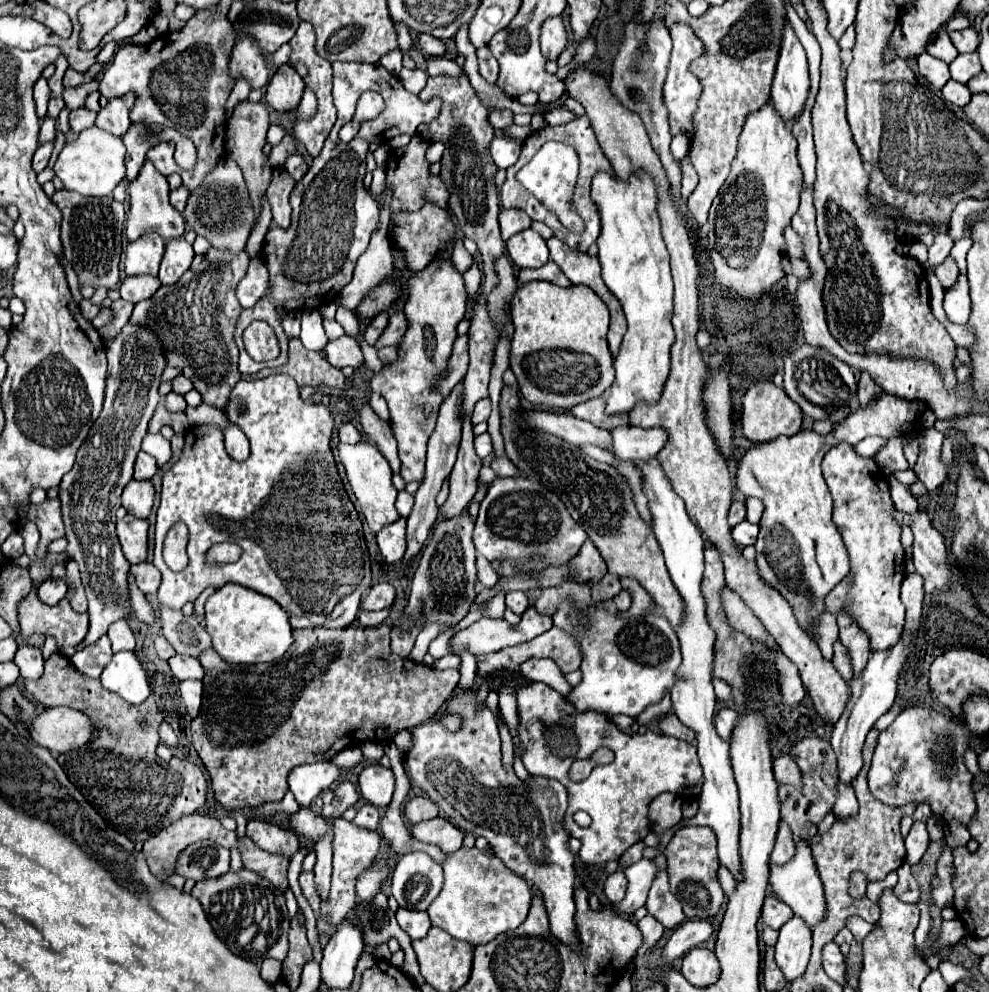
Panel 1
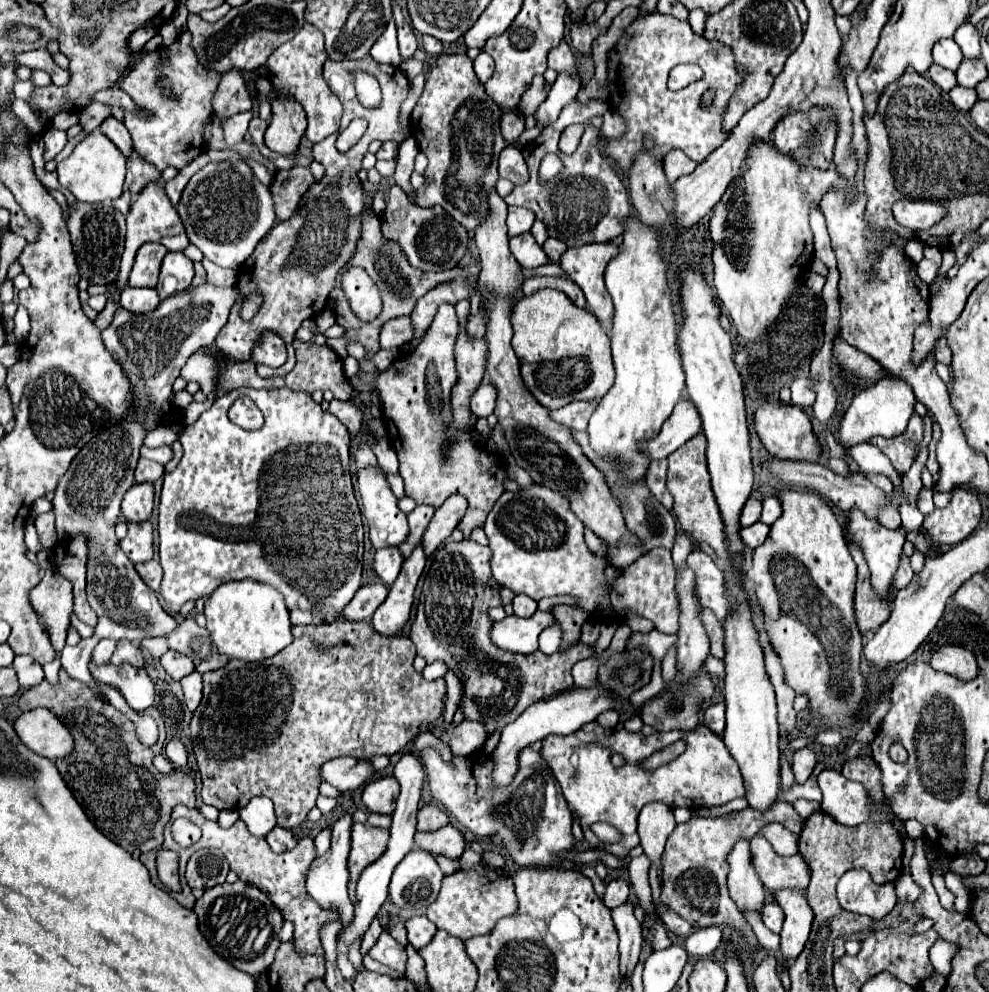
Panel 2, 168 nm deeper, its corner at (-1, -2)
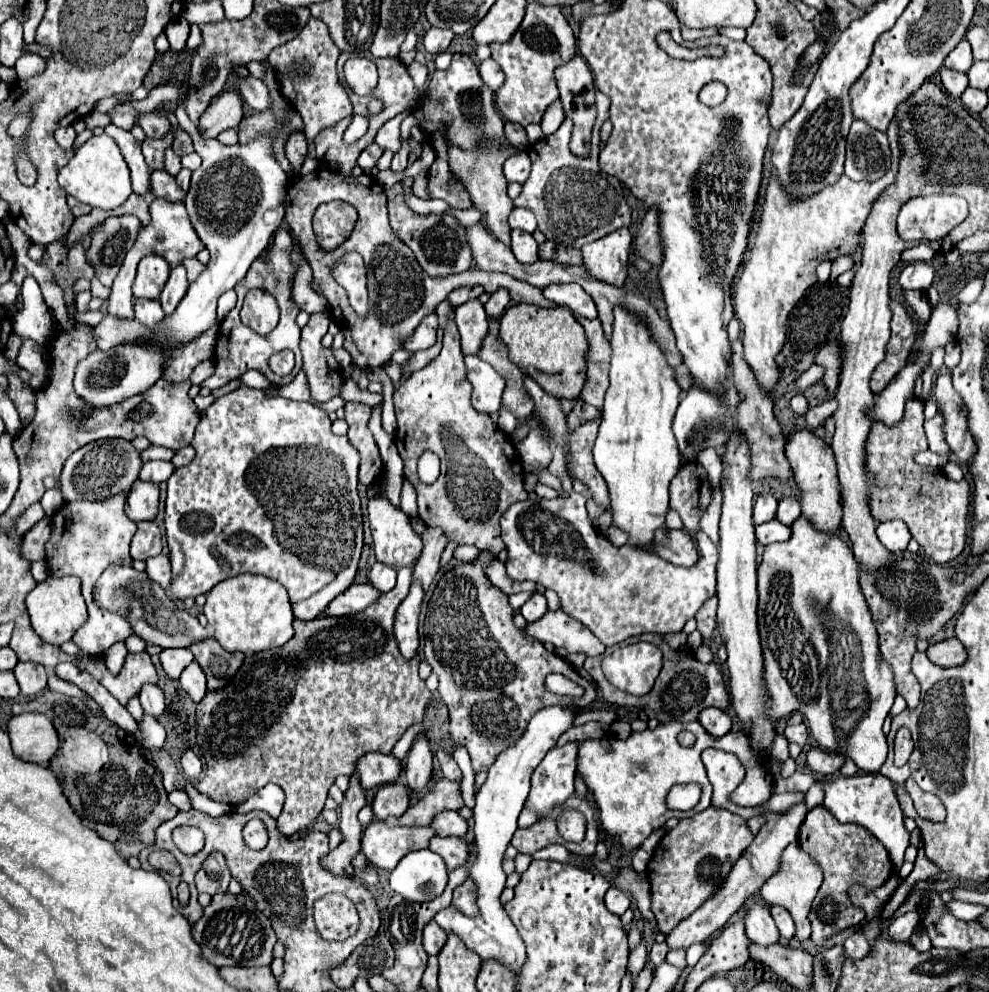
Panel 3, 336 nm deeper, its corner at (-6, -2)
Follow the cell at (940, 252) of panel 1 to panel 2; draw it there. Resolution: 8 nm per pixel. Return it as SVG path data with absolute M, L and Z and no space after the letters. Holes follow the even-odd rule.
M922 259L918 265L916 265L916 271L918 271L918 277L926 283L932 283L936 273L938 273L938 265L932 263L930 259Z

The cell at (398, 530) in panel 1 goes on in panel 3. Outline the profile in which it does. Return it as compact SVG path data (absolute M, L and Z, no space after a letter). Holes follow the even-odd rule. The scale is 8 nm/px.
M375 563L367 577L369 577L369 585L373 585L379 593L387 593L395 587L397 571L385 563Z

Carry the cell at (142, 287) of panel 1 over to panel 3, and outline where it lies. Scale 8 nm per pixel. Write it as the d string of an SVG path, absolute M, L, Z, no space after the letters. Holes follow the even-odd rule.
M137 299L135 301L135 319L139 323L143 323L145 327L153 329L163 317L163 309L161 309L161 303L159 301L151 301L151 299Z

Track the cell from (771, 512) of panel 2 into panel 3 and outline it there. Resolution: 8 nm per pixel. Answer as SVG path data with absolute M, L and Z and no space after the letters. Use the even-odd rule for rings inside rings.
M785 497L779 501L779 509L777 509L777 519L783 525L791 525L797 517L801 515L801 503L793 497Z

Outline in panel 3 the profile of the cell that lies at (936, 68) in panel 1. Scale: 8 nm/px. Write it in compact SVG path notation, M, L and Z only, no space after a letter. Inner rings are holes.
M947 67L941 69L941 83L945 87L945 91L953 97L959 99L963 95L963 91L967 89L967 75L959 73L959 71L949 71Z

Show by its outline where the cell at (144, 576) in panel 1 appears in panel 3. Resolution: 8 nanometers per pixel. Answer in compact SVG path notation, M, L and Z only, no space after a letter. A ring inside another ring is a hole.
M161 553L157 557L147 559L147 569L145 573L149 575L149 579L153 579L155 583L159 583L163 589L167 589L171 585L171 561L169 555Z

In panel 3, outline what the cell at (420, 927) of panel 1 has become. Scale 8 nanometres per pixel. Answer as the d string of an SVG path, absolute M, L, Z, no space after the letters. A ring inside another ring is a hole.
M429 921L423 929L423 947L425 947L425 951L429 955L439 955L445 941L447 941L447 933L441 927L437 927L435 921Z

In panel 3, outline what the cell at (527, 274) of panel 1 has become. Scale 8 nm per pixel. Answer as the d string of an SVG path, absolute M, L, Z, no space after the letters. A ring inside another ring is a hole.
M551 285L543 289L543 295L563 307L569 307L575 315L587 317L587 319L595 319L597 317L597 307L591 299L591 295L587 295L579 285Z

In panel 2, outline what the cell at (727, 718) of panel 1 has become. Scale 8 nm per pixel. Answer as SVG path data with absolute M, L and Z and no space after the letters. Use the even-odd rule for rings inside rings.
M720 701L720 703L714 703L714 705L710 705L708 709L706 709L706 713L704 713L704 725L712 731L712 733L716 733L716 735L722 735L722 731L724 731L724 711L726 711L726 707L724 707L724 703Z

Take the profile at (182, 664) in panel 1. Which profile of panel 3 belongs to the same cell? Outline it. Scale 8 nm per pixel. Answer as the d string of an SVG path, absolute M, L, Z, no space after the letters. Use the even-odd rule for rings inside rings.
M163 649L159 655L163 671L171 679L179 679L181 671L193 661L193 653L189 649Z

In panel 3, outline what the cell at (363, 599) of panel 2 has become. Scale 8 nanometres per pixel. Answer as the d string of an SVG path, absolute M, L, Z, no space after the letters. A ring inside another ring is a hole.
M353 583L353 587L345 589L341 595L337 595L337 599L333 599L333 603L329 603L329 607L325 609L325 615L331 617L343 617L343 615L351 615L357 611L363 611L367 605L375 603L379 597L379 593L365 585Z

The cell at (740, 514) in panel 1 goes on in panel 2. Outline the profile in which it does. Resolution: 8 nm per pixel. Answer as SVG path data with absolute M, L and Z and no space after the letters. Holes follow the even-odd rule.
M748 499L746 501L746 505L744 505L744 509L742 509L742 513L740 513L740 527L748 527L748 525L752 525L752 523L756 523L758 521L758 517L760 517L760 501L756 501L756 499Z

